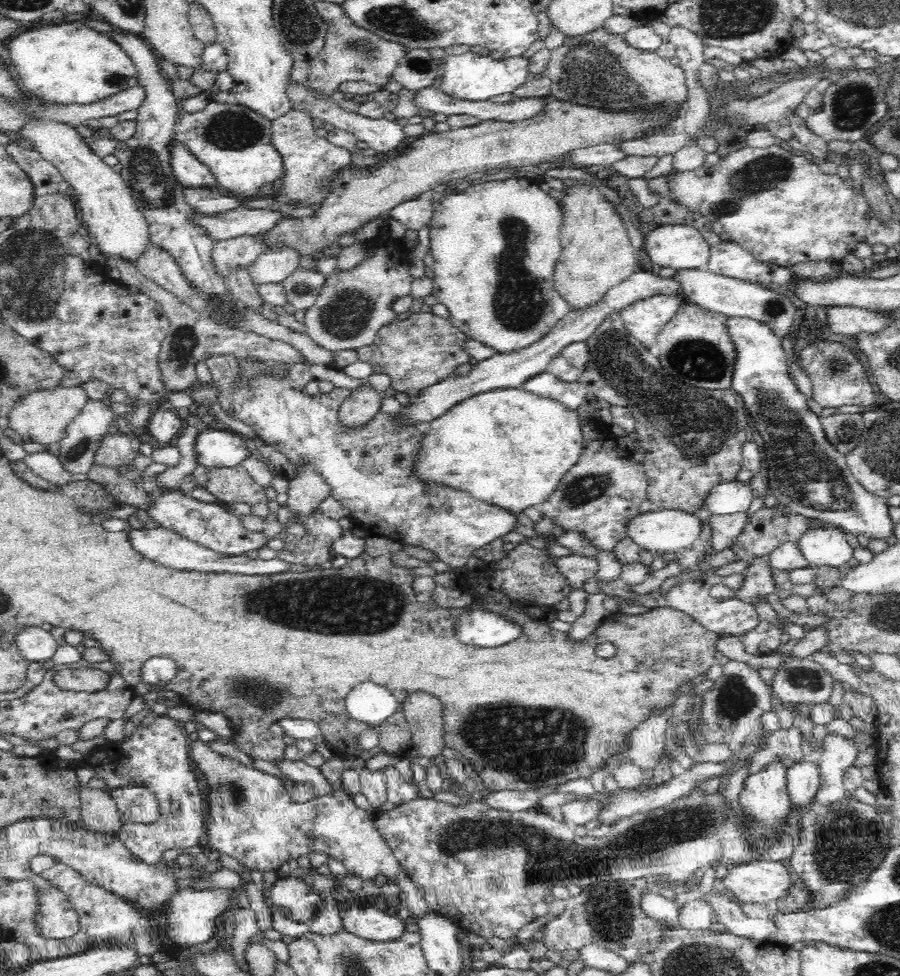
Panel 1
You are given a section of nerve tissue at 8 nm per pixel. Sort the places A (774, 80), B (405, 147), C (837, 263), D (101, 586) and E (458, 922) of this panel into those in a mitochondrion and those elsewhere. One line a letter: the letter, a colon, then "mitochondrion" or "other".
A: other
B: other
C: other
D: other
E: other

